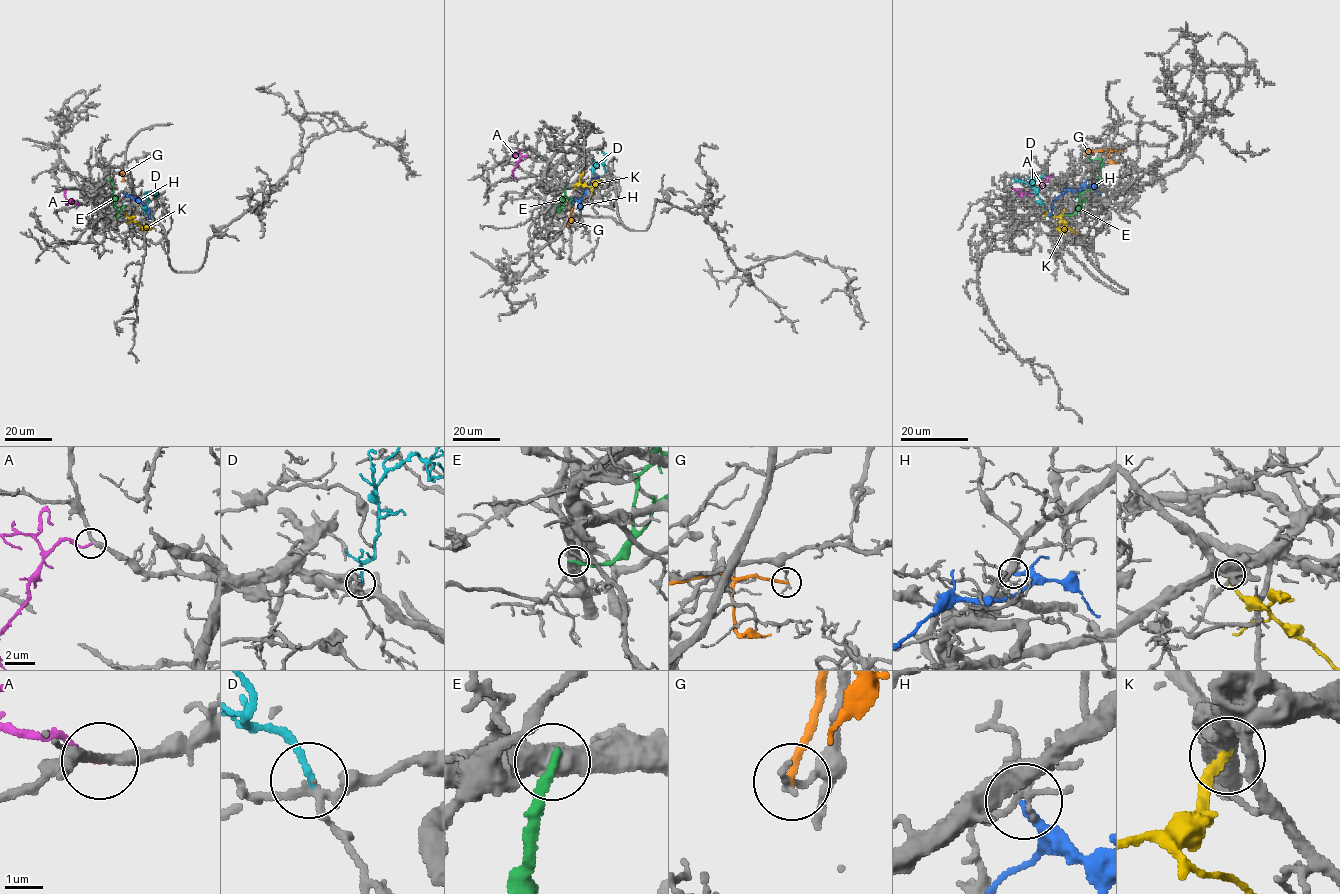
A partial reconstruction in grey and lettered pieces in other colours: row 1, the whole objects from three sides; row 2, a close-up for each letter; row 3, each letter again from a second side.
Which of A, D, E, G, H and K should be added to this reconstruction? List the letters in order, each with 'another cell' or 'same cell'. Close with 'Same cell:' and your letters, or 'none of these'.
A: same cell
D: same cell
E: another cell
G: another cell
H: another cell
K: another cell
Same cell: A, D

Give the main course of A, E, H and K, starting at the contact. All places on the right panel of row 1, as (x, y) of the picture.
A: (1021, 197), (1023, 193), (1037, 191), (1053, 174)
E: (1064, 214), (1075, 213), (1079, 196), (1099, 178), (1103, 162), (1088, 157)
H: (1080, 184), (1085, 186), (1068, 190), (1052, 203), (1049, 216)
K: (1064, 209), (1060, 219), (1064, 231), (1068, 228), (1076, 234)

